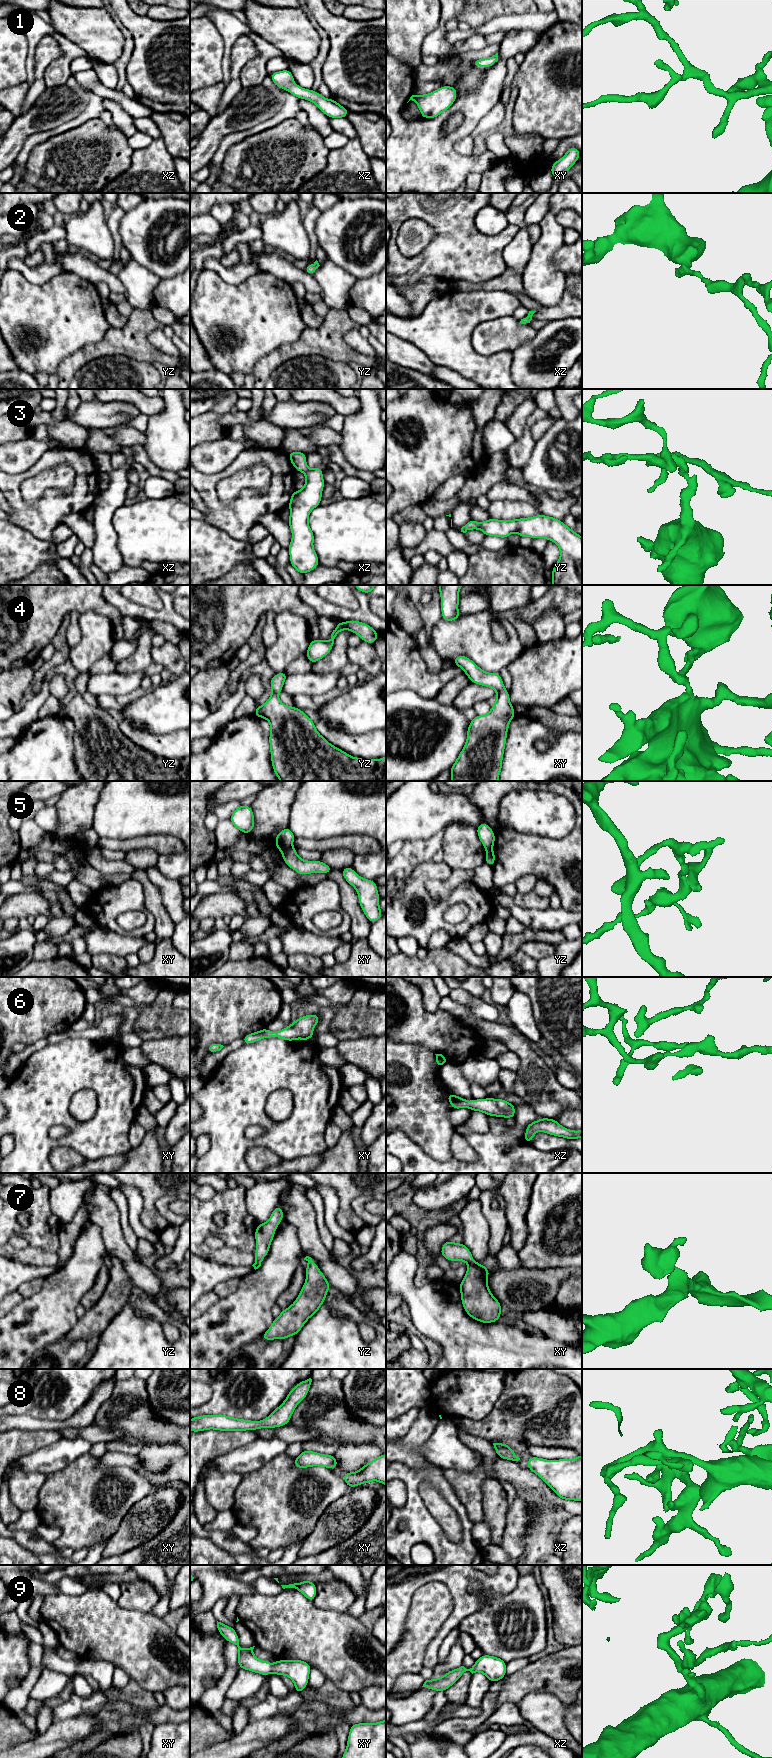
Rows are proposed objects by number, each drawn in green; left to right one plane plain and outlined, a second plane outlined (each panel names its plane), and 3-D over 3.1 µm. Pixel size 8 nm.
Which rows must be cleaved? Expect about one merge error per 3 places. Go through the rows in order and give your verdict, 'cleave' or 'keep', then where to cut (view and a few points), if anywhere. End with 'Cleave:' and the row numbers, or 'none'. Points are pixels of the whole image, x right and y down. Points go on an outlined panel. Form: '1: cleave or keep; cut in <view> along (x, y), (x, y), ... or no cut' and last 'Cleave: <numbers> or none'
1: keep; no cut
2: keep; no cut
3: keep; no cut
4: keep; no cut
5: cleave; cut in xy along (291, 846), (283, 854)
6: keep; no cut
7: keep; no cut
8: keep; no cut
9: keep; no cut
Cleave: 5

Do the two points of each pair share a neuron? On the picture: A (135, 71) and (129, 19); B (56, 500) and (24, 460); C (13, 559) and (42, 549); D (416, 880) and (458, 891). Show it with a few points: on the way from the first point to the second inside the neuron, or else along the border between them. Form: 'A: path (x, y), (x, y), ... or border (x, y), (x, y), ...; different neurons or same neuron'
A: path (142, 58), (142, 32); same neuron
B: border (47, 450), (26, 470), (10, 474); different neurons
C: path (20, 553), (35, 551); same neuron
D: path (420, 893), (433, 906), (442, 906), (446, 903); same neuron

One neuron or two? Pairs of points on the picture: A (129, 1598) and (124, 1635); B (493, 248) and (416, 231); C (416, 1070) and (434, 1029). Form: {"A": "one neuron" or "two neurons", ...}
{"A": "two neurons", "B": "two neurons", "C": "two neurons"}

